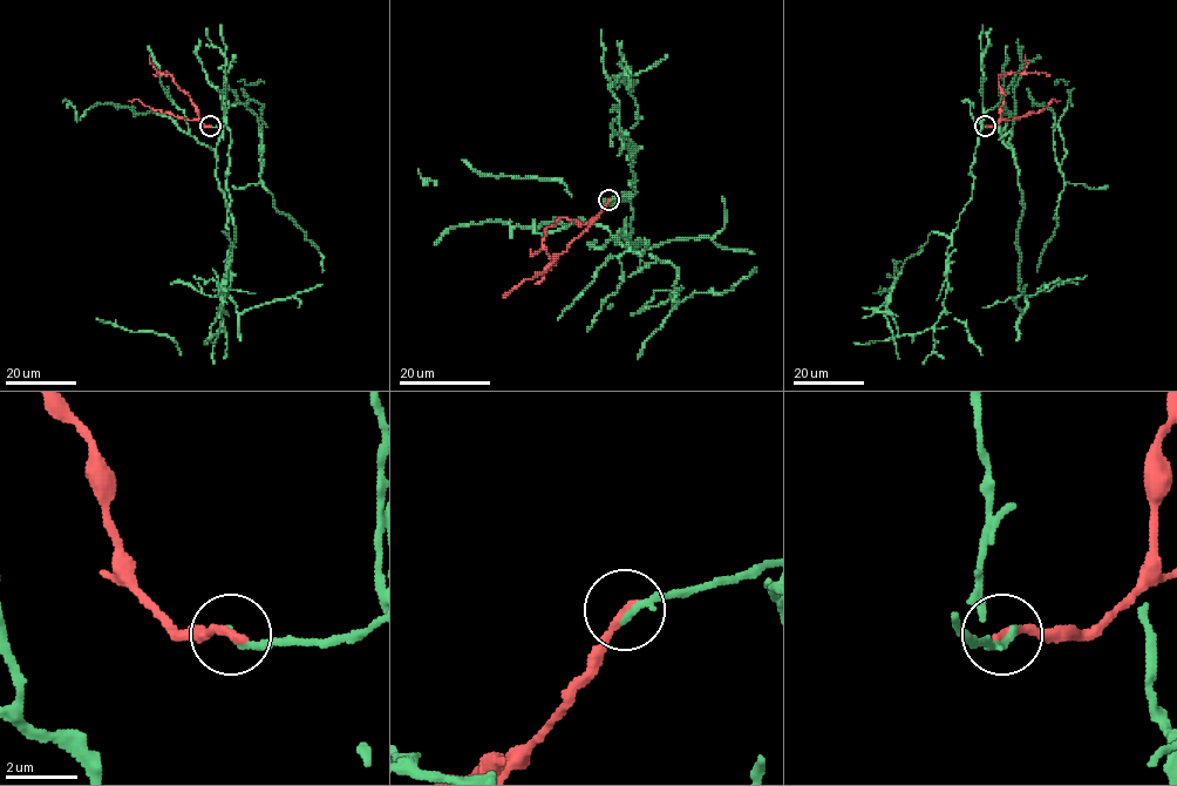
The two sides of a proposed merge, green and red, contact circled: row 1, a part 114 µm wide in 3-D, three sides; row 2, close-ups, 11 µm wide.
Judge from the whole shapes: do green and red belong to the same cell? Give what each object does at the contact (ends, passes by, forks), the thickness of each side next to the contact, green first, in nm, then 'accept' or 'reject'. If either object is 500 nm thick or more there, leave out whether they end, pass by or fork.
green ends; red ends; calibres 200 and 240 nm; reject

